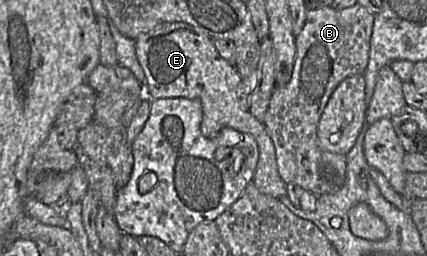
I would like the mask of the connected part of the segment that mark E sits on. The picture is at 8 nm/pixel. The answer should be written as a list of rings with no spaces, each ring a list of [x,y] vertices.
[[[172,22],[160,24],[137,38],[135,47],[137,59],[144,72],[144,93],[148,99],[198,99],[203,113],[200,130],[206,138],[214,138],[225,127],[251,135],[259,150],[252,183],[261,193],[274,198],[279,199],[286,195],[287,183],[278,172],[274,143],[265,125],[249,110],[241,107],[237,96],[241,77],[235,66],[220,56],[213,39],[184,22]]]

